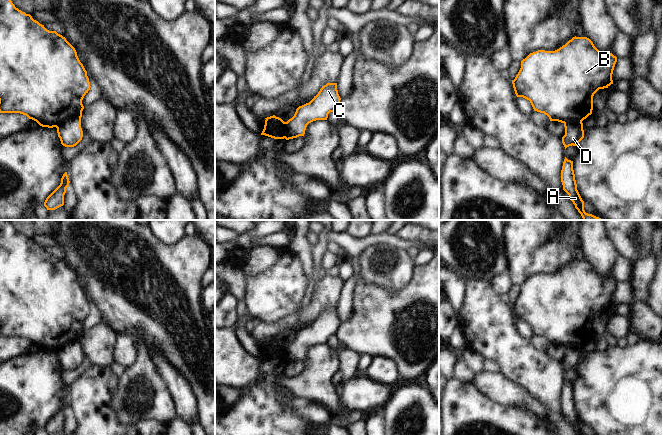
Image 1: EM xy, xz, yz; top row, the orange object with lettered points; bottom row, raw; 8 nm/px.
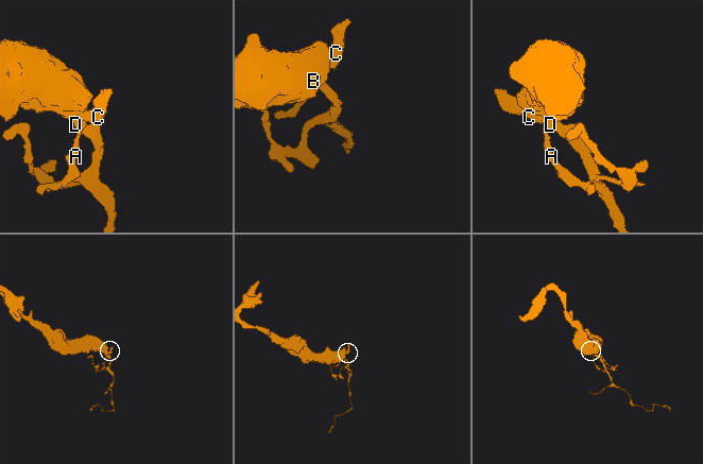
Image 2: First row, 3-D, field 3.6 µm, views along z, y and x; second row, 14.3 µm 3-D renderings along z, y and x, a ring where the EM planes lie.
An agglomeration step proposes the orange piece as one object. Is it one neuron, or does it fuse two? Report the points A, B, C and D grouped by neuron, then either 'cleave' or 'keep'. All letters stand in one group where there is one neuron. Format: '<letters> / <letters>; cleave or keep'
A C D / B; cleave

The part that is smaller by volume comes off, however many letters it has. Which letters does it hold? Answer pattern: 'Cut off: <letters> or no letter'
Cut off: A, C, D

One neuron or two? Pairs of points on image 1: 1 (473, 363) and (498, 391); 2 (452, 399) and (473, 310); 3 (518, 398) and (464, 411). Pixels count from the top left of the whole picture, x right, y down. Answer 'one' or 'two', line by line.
1: two
2: two
3: two

